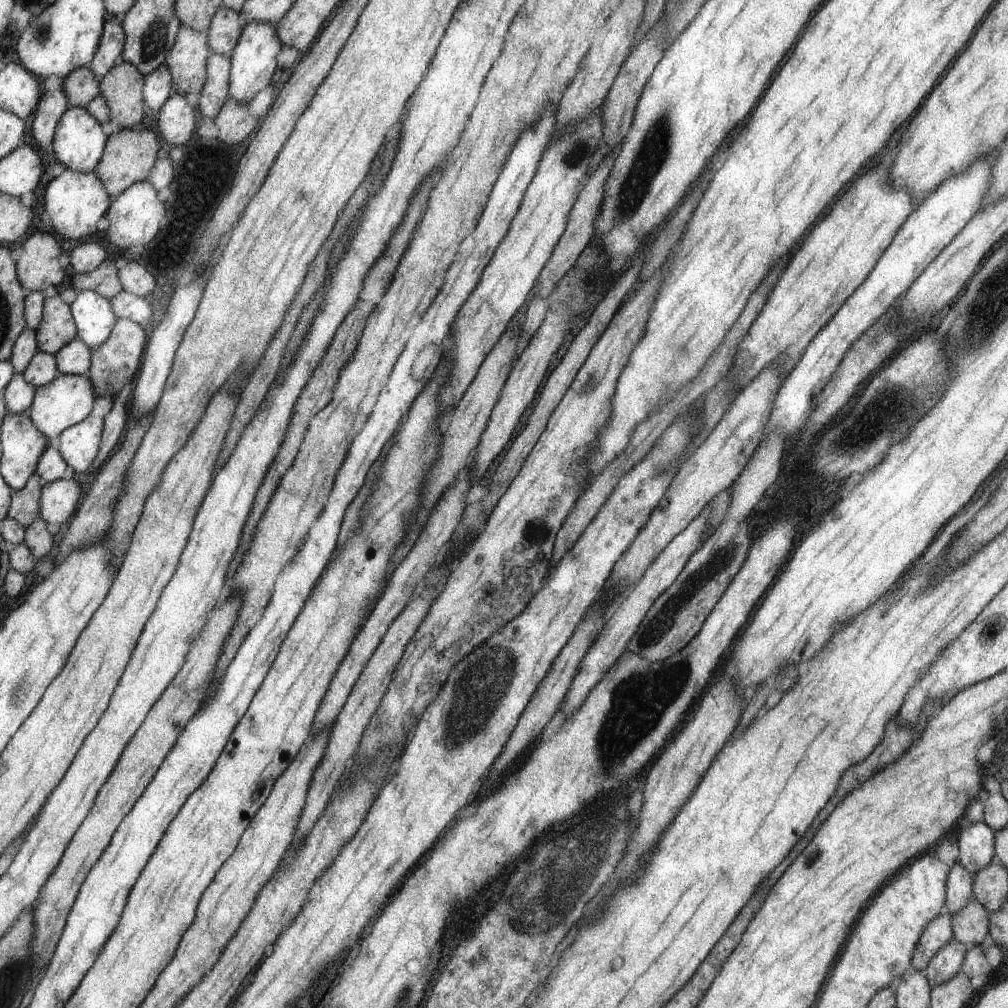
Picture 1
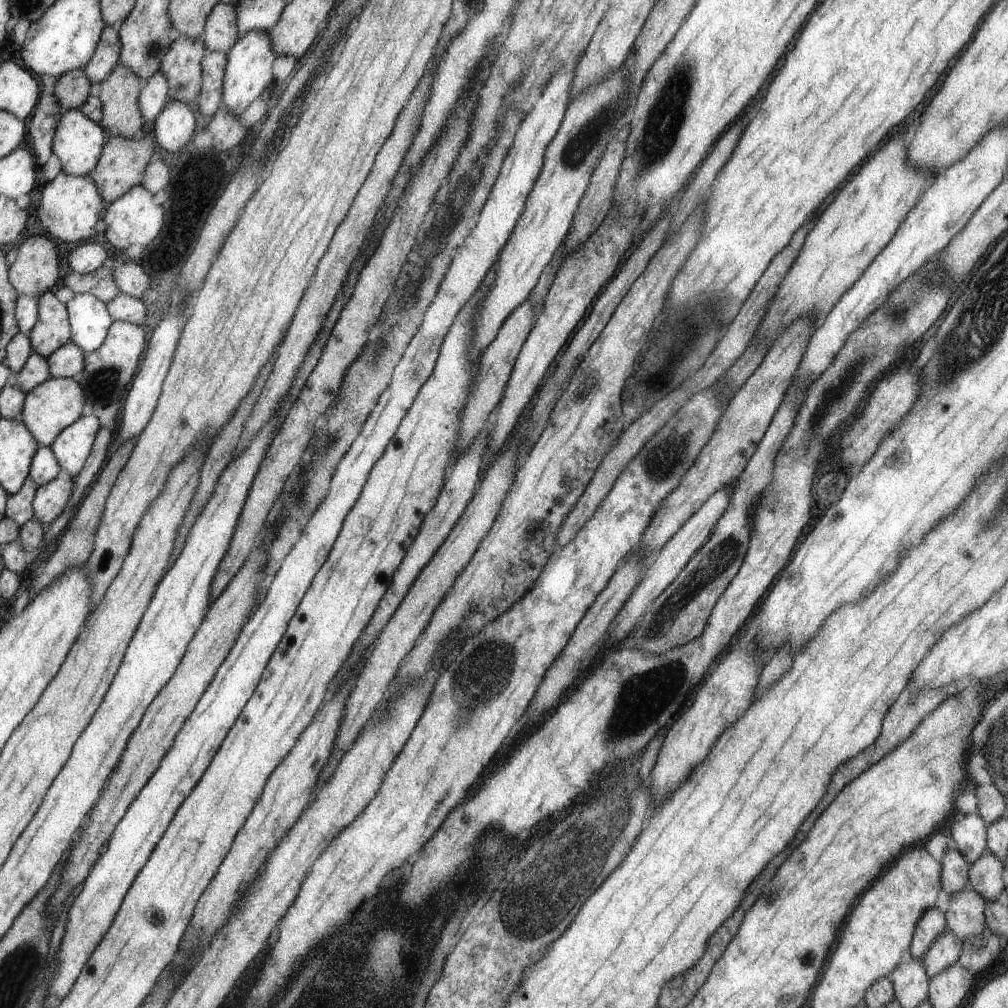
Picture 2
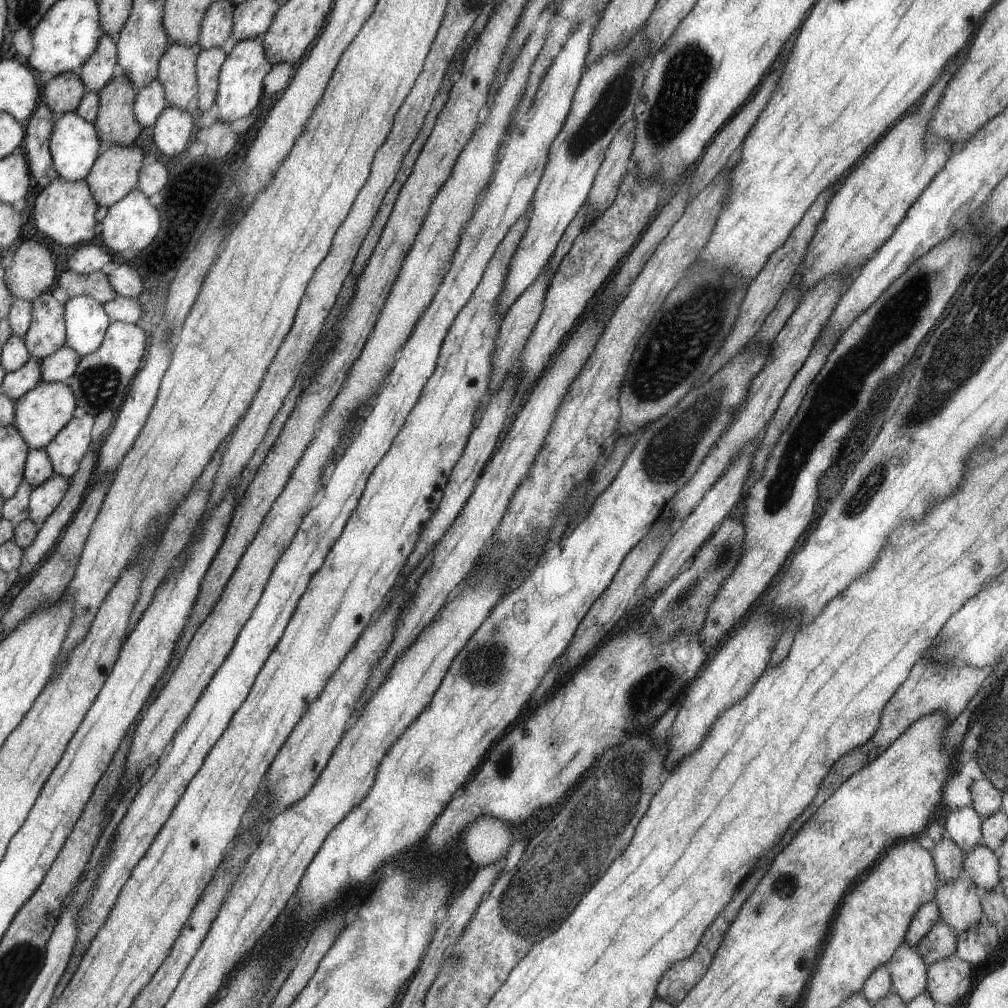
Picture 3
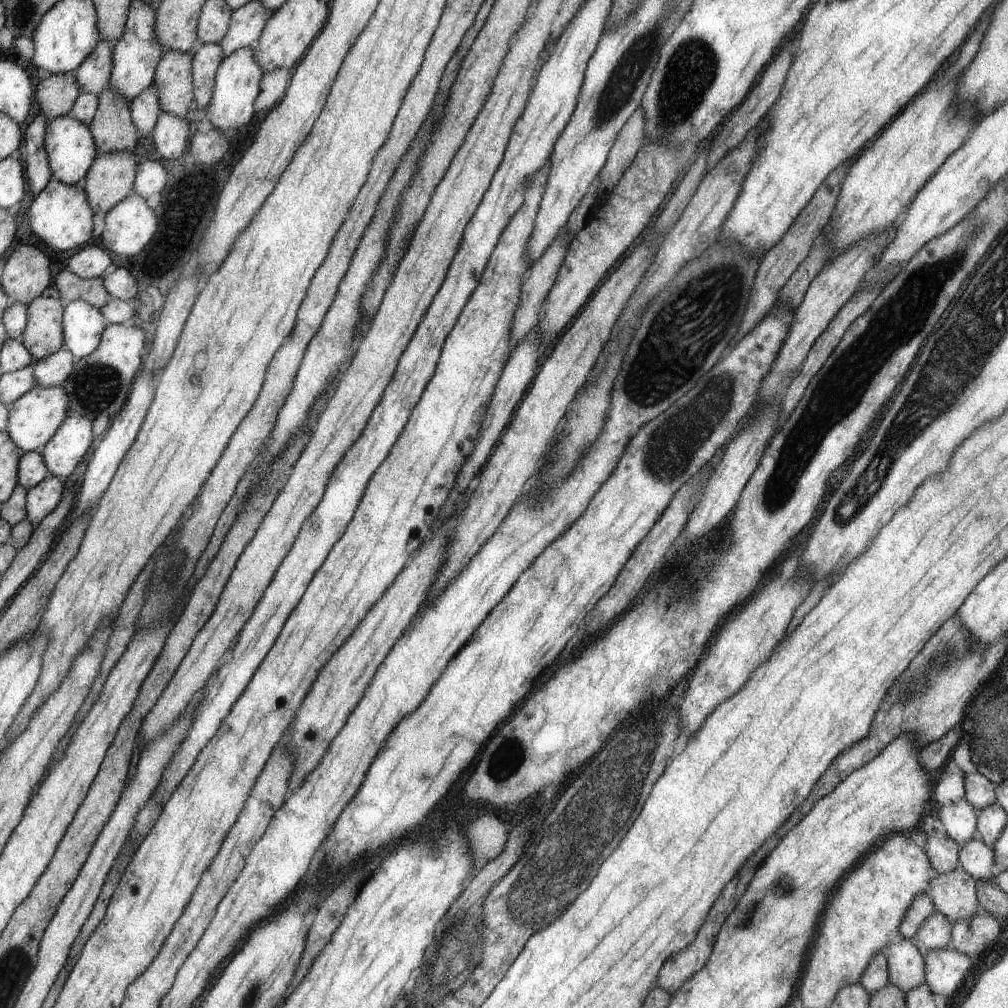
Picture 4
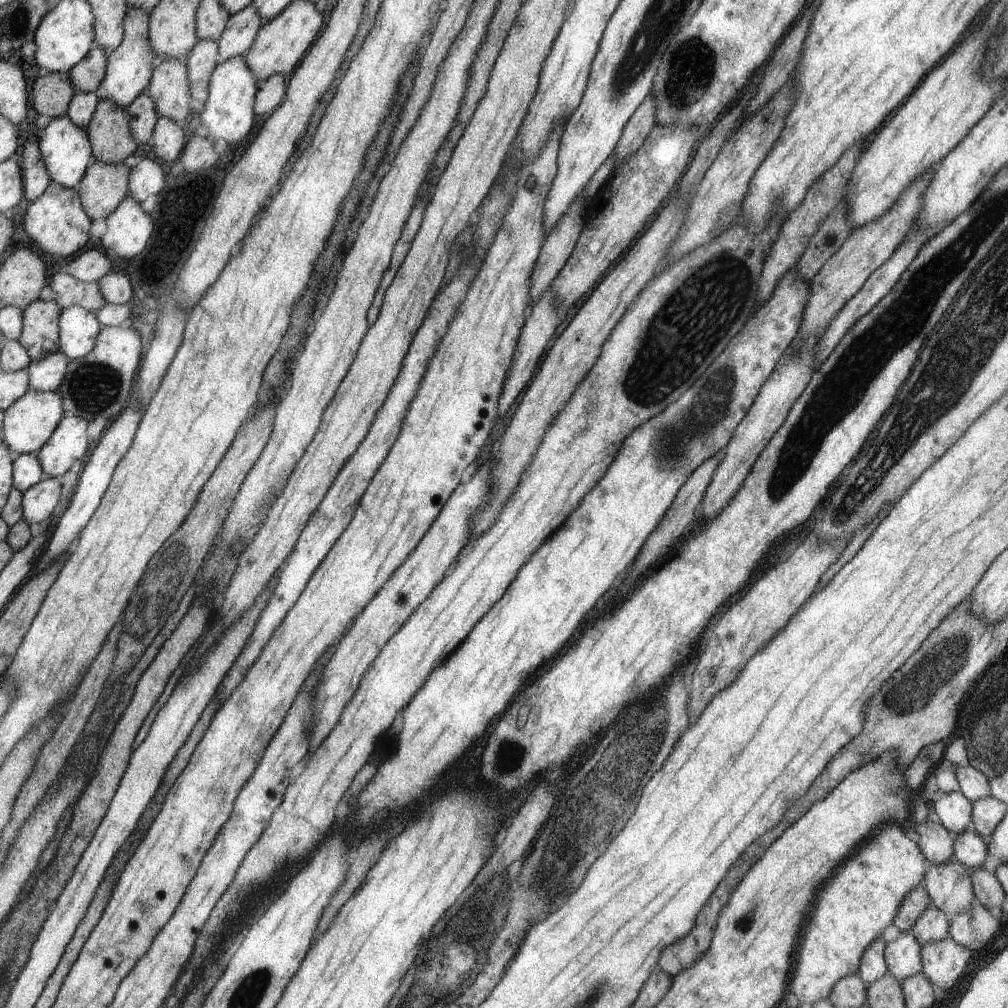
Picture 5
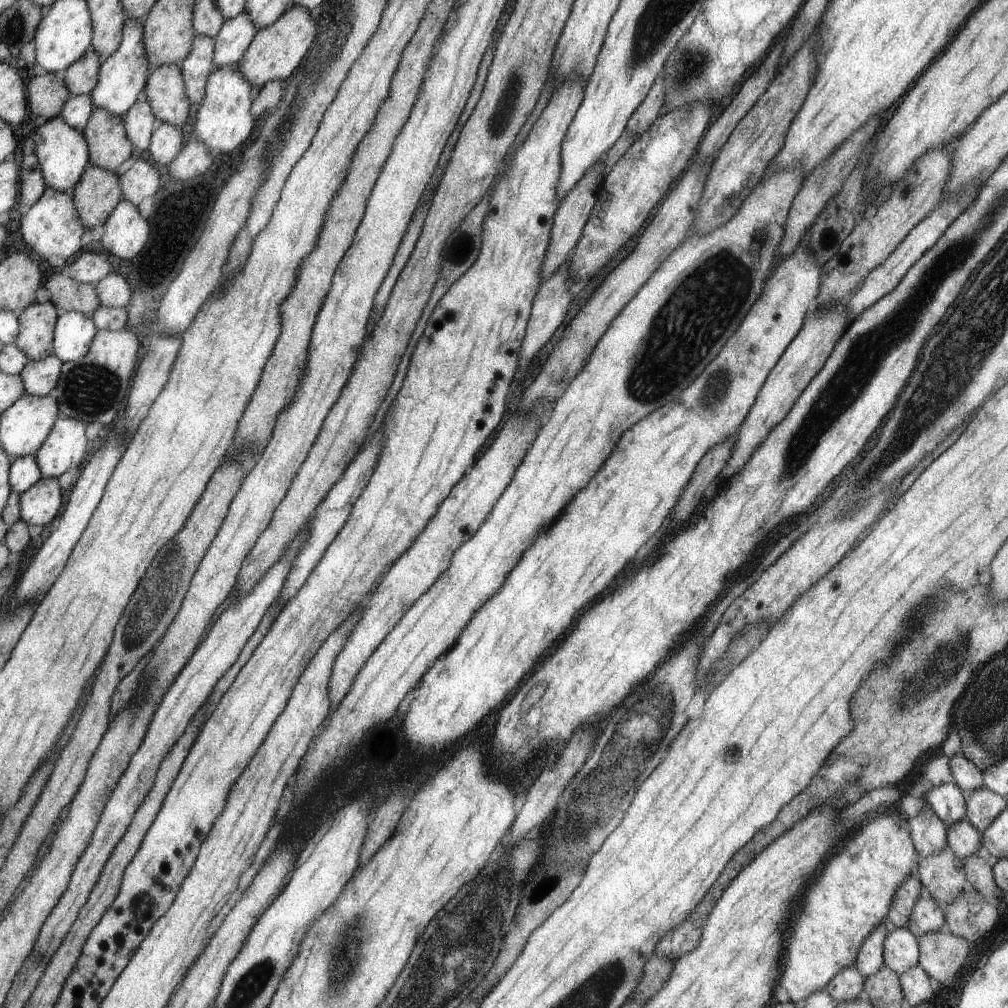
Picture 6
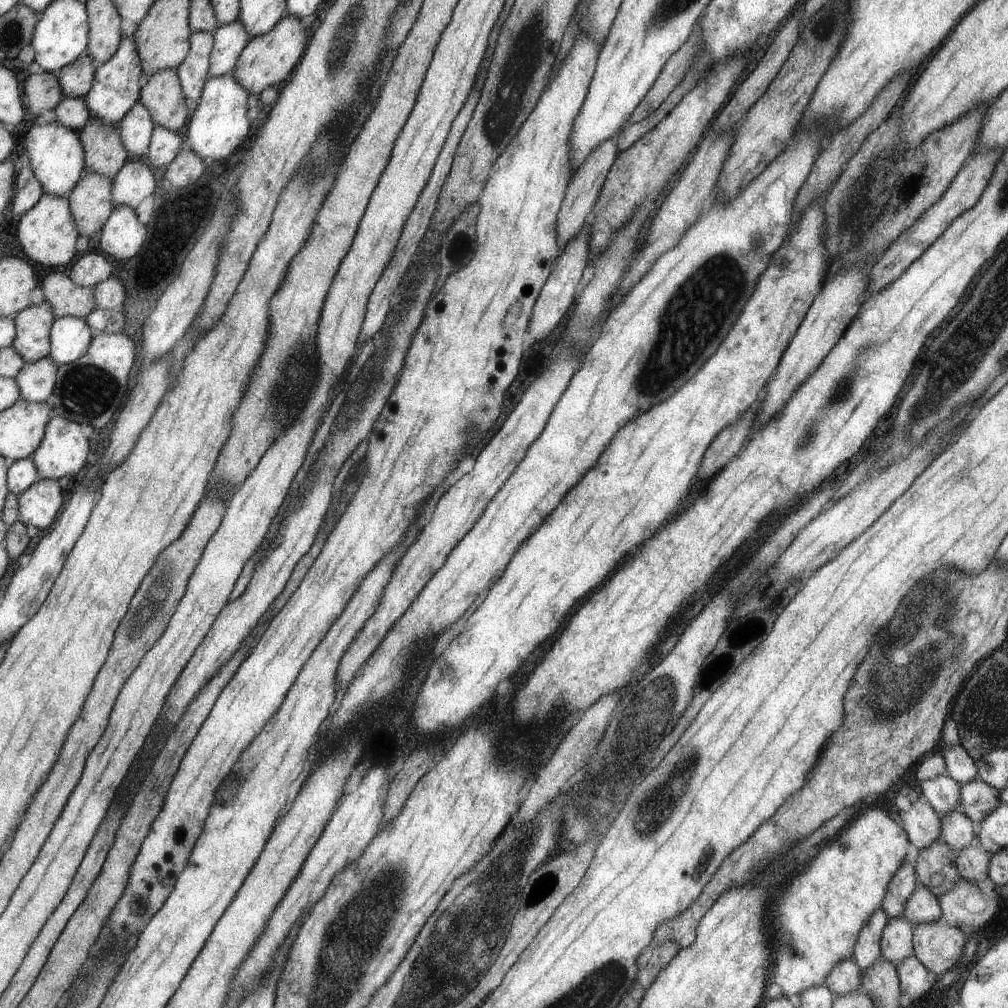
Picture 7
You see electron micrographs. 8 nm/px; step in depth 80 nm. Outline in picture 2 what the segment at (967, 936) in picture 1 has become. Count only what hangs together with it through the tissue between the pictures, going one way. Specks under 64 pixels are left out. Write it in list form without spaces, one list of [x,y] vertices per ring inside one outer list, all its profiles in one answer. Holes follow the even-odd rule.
[[[968,886],[954,897],[950,897],[948,910],[945,912],[948,932],[962,941],[980,936],[987,928],[986,905],[987,902]]]

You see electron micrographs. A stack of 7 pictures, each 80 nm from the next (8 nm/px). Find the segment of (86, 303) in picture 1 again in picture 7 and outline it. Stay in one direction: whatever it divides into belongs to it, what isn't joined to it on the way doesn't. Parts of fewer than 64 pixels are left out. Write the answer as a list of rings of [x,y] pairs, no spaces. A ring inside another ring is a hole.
[[[66,315],[56,317],[52,326],[52,350],[49,356],[58,366],[73,363],[92,346],[93,327],[85,318]]]

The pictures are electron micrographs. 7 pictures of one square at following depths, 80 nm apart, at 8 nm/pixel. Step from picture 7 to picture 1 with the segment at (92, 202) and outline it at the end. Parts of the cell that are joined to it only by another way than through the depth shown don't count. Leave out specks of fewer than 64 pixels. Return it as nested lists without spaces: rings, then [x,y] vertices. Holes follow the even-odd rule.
[[[127,128],[120,129],[108,137],[105,144],[104,158],[97,164],[95,172],[97,176],[105,183],[105,187],[109,191],[112,198],[122,194],[128,187],[132,187],[134,183],[146,181],[152,174],[154,163],[157,161],[156,154],[160,150],[160,138],[154,130],[150,128]]]

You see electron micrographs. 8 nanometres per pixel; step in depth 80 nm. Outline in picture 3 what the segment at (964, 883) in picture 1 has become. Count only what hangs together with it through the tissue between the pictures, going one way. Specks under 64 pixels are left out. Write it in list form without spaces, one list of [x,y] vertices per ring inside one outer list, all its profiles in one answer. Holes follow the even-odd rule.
[[[948,836],[936,843],[933,859],[937,877],[941,882],[948,882],[963,876],[963,850]]]

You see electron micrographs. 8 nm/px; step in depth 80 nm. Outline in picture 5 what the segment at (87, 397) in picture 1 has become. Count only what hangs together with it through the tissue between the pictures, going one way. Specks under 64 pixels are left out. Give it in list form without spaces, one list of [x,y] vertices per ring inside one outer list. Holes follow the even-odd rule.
[[[29,389],[5,410],[2,438],[15,455],[37,453],[49,442],[50,436],[57,430],[58,423],[65,415],[64,397],[61,393]]]

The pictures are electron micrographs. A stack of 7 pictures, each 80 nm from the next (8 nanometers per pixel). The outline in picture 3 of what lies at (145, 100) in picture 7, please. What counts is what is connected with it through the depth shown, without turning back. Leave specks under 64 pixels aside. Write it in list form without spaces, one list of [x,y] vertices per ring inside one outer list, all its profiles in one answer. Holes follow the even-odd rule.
[[[172,43],[160,62],[157,79],[163,84],[167,104],[180,110],[188,110],[196,98],[198,88],[197,58],[203,48],[196,43],[186,46]]]

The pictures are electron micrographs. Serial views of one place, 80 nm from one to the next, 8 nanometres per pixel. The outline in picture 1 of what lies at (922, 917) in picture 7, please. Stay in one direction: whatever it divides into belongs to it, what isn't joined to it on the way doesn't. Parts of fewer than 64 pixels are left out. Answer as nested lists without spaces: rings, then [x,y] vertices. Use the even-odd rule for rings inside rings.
[[[950,939],[926,965],[923,975],[931,988],[946,983],[960,972],[968,946]]]

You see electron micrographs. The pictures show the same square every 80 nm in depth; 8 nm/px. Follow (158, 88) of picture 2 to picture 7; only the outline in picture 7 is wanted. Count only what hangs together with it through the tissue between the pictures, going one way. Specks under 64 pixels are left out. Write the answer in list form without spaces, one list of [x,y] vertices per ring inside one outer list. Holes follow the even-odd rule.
[[[138,102],[125,118],[118,122],[121,139],[129,149],[131,159],[137,159],[147,152],[155,125],[150,112],[141,102]]]

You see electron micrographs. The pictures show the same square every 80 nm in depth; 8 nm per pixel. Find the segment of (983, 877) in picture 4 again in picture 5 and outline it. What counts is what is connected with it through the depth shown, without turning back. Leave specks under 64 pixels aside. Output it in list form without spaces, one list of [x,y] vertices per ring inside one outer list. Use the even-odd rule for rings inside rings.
[[[970,828],[955,835],[953,856],[967,869],[976,871],[983,868],[987,859],[987,841]]]

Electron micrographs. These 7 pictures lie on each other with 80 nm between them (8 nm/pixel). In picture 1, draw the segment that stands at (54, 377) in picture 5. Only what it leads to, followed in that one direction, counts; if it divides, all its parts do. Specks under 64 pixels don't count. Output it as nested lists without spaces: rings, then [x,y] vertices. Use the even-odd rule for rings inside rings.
[[[78,338],[62,347],[54,356],[62,375],[86,375],[90,370],[92,350]]]

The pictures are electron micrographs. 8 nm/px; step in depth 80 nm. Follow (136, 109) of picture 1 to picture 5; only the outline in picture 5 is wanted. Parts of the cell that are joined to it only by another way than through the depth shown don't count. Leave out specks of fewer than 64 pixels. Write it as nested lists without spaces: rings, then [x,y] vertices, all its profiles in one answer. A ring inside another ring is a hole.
[[[99,99],[86,128],[94,158],[105,163],[122,163],[135,154],[139,142],[132,133],[131,123],[127,109],[120,108],[113,100]]]

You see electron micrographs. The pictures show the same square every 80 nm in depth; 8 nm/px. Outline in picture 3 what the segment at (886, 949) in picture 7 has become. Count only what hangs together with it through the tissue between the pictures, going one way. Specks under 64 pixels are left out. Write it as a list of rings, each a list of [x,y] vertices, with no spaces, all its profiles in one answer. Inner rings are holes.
[[[907,942],[900,945],[888,962],[891,990],[908,1004],[927,990],[927,968],[922,957]]]

